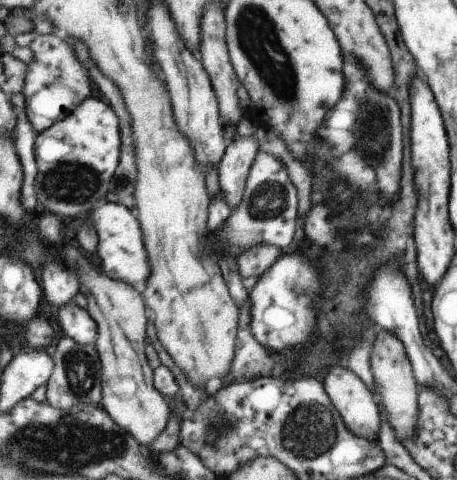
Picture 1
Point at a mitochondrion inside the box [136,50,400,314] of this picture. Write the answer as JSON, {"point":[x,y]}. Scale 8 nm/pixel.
{"point":[370,138]}

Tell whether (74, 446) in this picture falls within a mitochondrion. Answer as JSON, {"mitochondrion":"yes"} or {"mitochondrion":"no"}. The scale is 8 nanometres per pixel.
{"mitochondrion":"yes"}

